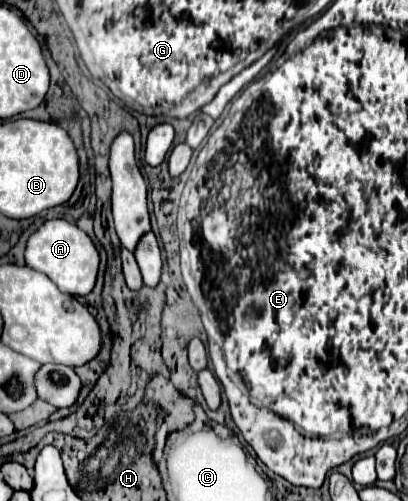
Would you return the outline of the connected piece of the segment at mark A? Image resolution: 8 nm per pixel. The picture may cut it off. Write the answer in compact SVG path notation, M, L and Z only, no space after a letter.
M51 219L43 223L27 241L25 261L35 271L45 273L63 293L71 293L75 297L85 297L93 291L97 273L99 273L99 251L91 237L81 231L75 223L67 219Z

